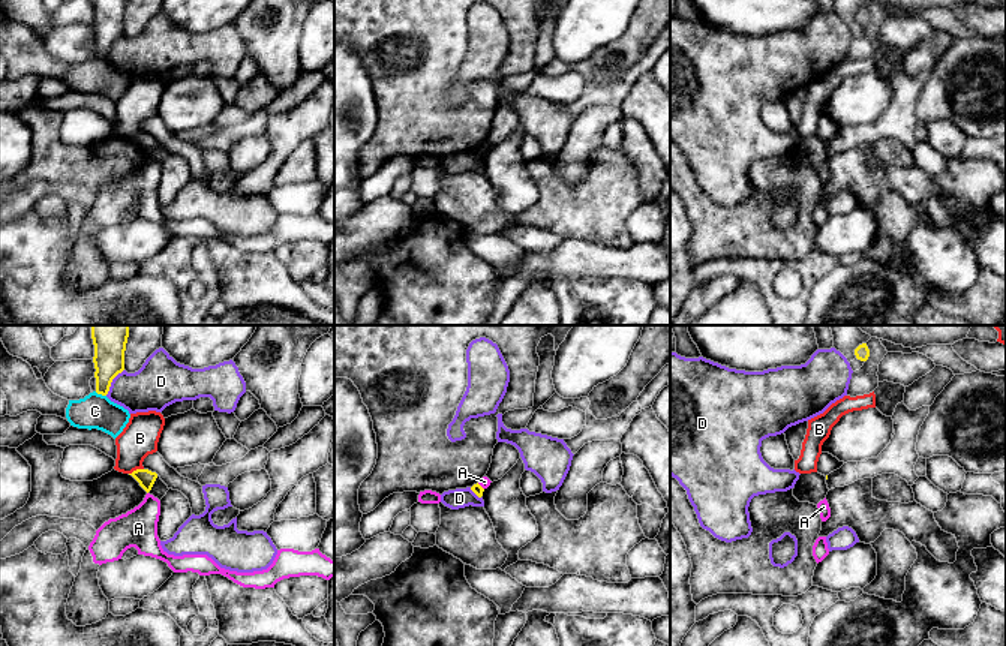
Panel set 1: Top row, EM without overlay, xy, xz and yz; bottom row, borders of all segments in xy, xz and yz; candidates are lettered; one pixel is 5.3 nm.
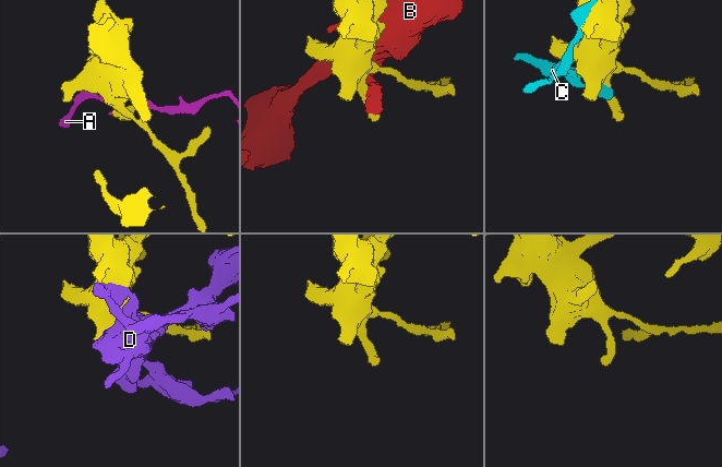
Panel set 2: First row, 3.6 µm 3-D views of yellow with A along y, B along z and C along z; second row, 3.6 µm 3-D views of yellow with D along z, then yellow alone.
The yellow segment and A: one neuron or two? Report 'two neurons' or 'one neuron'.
two neurons

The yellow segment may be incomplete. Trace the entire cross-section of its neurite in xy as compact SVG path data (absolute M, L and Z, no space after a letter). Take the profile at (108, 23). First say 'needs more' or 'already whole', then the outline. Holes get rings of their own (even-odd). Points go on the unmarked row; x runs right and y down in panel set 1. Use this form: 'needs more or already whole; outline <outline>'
already whole; outline M91 0L94 9L96 57L106 60L112 43L124 34L129 0Z

